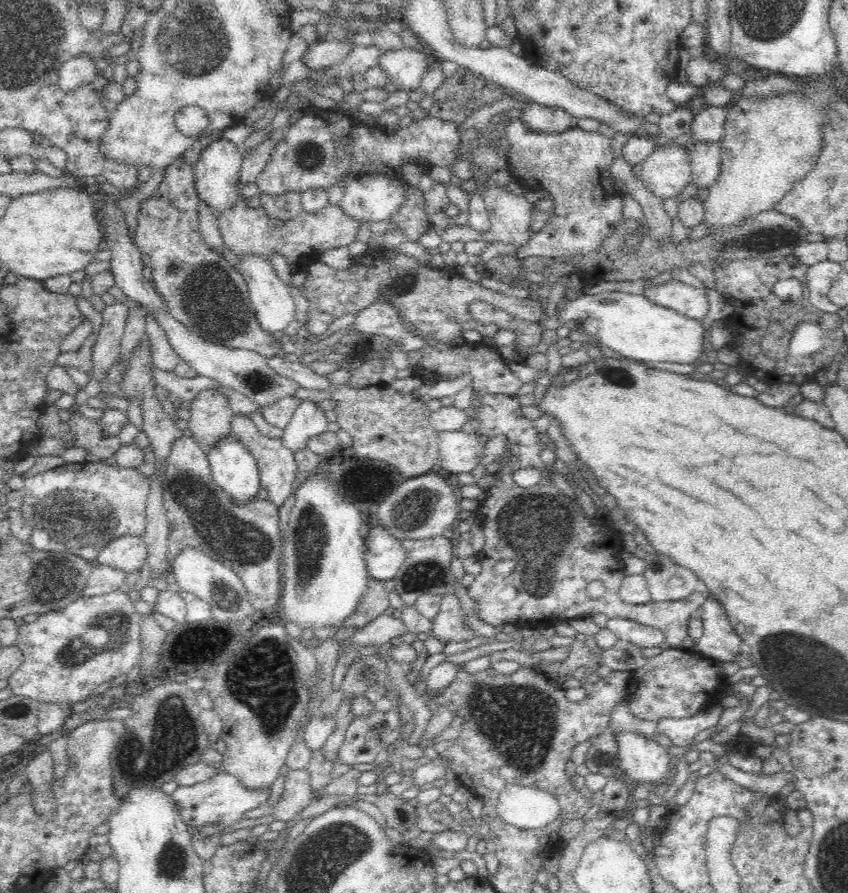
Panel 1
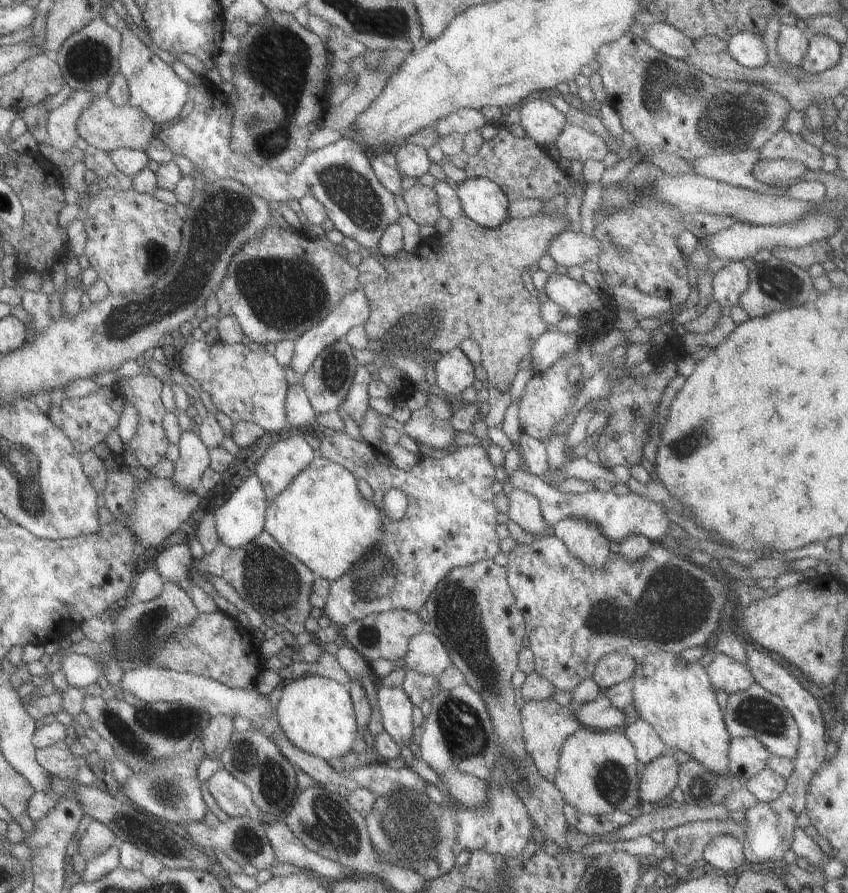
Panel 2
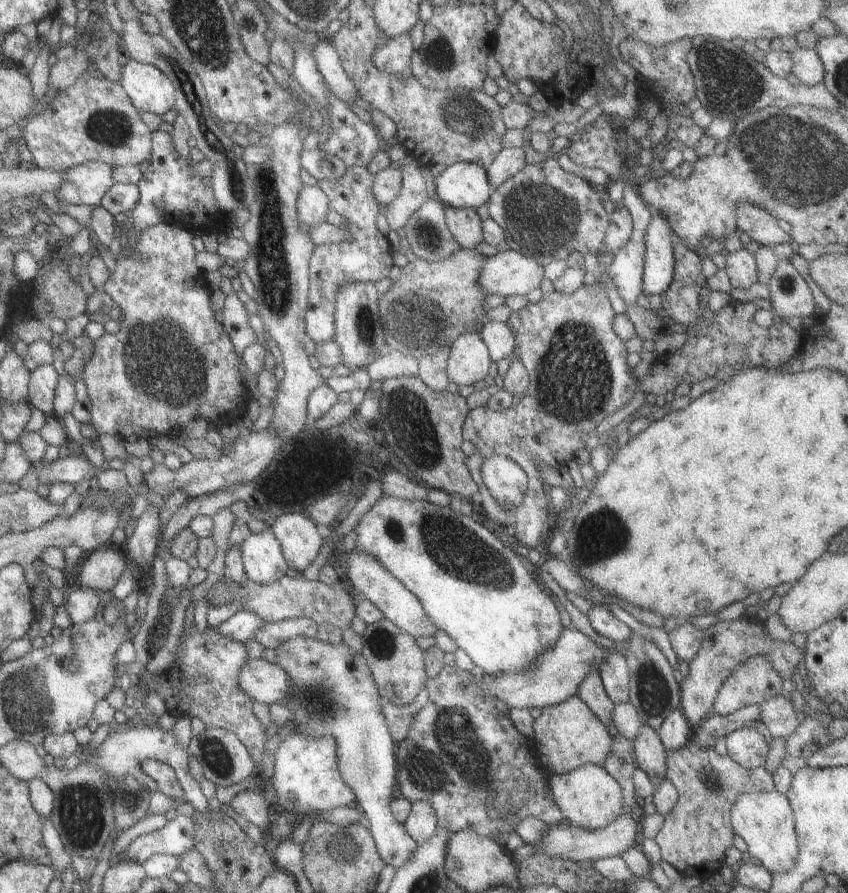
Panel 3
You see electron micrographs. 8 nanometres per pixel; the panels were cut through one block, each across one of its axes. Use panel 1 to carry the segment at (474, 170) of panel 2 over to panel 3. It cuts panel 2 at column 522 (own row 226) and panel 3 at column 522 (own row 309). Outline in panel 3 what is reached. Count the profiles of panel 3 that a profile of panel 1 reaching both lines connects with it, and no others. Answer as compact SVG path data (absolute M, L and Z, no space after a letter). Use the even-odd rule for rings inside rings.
M557 156L531 166L525 165L518 173L498 185L486 203L489 218L494 219L504 229L505 241L510 249L535 259L541 266L546 266L557 259L569 258L573 253L582 257L590 253L597 256L605 250L605 233L609 227L610 214L606 212L603 201L593 190L592 184L580 176L568 174L559 166Z

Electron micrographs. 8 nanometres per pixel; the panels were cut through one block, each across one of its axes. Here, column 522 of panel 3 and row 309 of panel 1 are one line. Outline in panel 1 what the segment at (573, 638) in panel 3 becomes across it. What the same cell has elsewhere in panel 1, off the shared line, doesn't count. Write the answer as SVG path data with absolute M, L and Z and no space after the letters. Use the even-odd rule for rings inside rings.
M674 281L658 284L652 288L645 288L647 297L656 306L662 306L687 318L702 321L709 311L709 303L704 290Z

